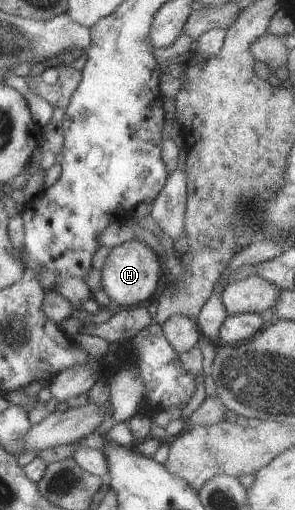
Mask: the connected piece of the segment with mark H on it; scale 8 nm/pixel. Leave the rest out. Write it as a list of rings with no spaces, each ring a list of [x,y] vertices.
[[[136,239],[112,247],[100,271],[101,287],[105,295],[120,309],[145,304],[149,297],[156,295],[164,282],[159,257],[145,242]]]

